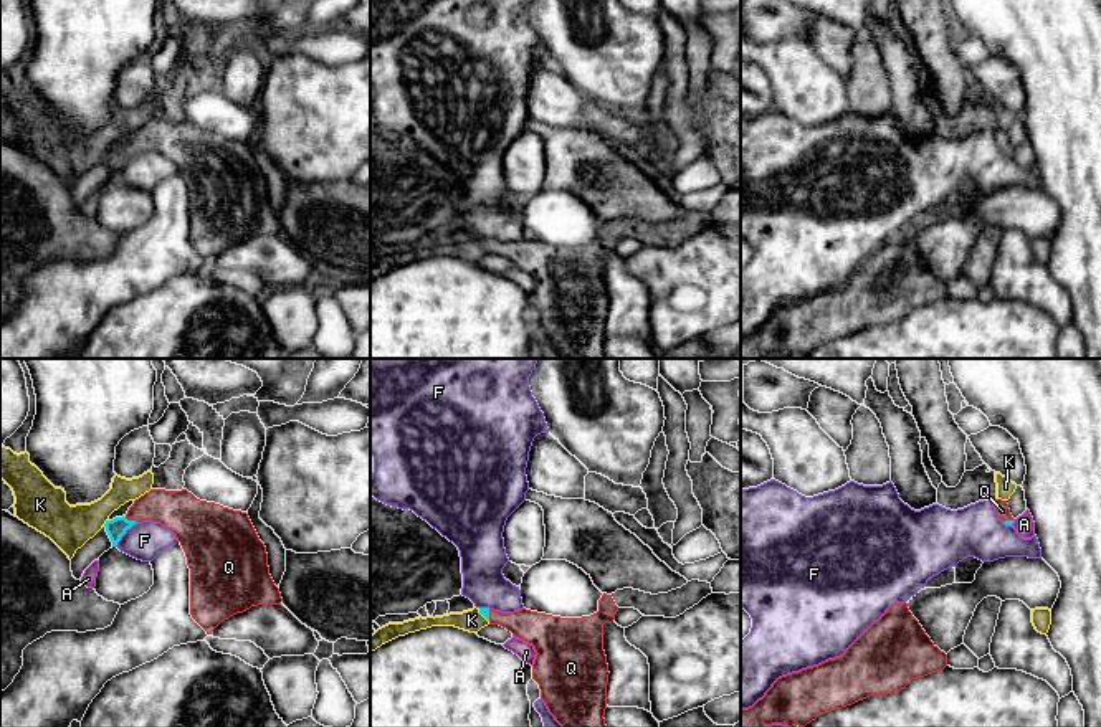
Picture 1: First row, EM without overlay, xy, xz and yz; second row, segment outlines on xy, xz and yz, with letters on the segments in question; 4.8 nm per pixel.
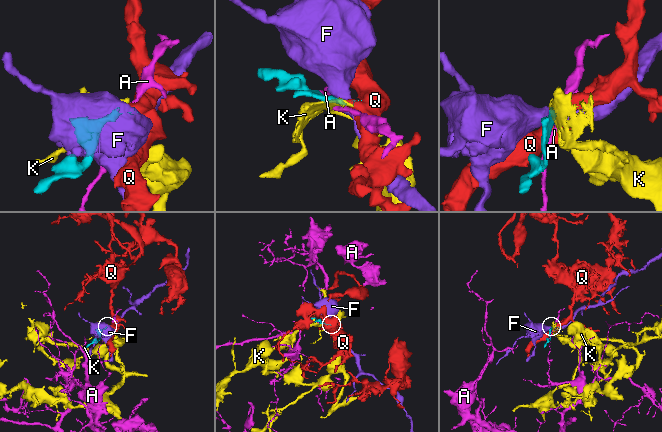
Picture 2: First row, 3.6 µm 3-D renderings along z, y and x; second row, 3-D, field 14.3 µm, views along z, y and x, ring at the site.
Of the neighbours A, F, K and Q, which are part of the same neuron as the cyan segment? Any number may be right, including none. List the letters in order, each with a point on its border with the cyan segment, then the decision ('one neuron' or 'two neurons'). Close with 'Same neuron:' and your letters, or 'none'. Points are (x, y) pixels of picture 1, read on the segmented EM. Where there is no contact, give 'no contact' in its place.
A: contact yz (1012, 522); two neurons
F: contact xy (124, 532); two neurons
K: contact xy (106, 522); two neurons
Q: contact xy (131, 521); one neuron
Same neuron: Q

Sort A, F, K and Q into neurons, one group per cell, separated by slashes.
A / F / K / Q

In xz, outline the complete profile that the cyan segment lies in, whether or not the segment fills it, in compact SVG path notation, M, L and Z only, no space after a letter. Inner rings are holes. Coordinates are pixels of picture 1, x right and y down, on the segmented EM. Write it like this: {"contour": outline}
{"contour": "M691 580L681 588L658 595L633 588L617 590L612 595L603 593L598 600L598 611L582 618L560 618L526 608L514 613L479 608L479 613L489 625L499 625L534 646L537 654L532 664L532 679L539 684L541 699L562 727L607 727L603 715L610 672L603 651L603 625L612 623L620 608L635 608L645 616L676 618L711 593L711 583Z"}

